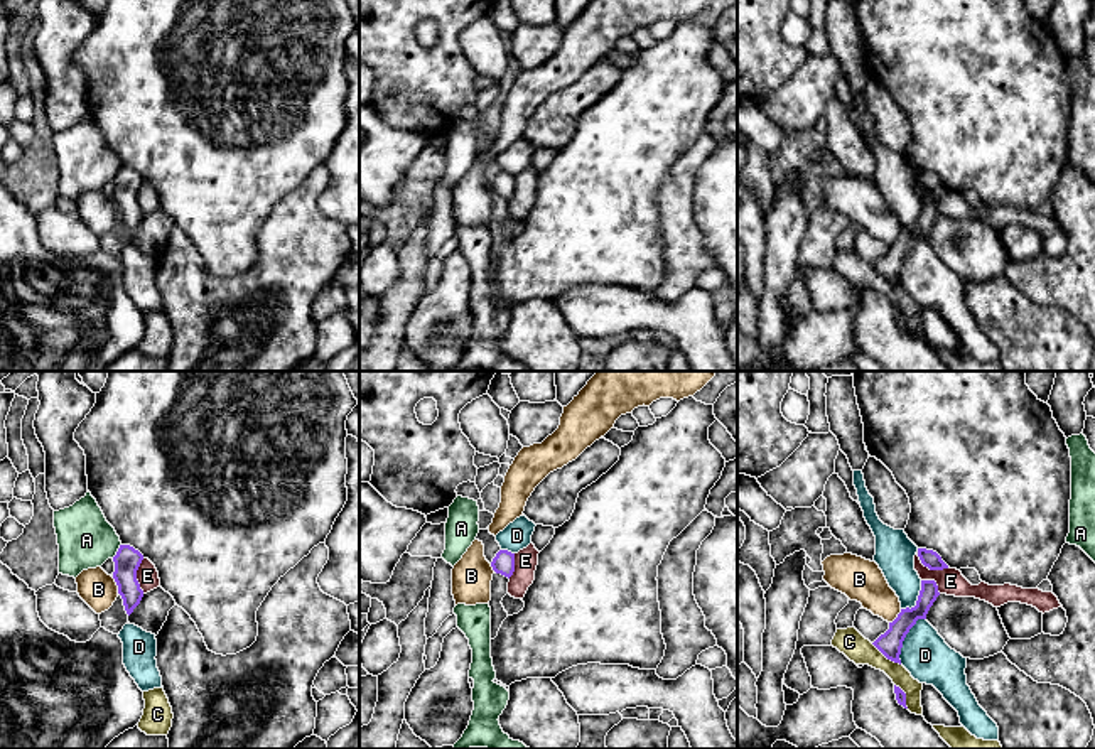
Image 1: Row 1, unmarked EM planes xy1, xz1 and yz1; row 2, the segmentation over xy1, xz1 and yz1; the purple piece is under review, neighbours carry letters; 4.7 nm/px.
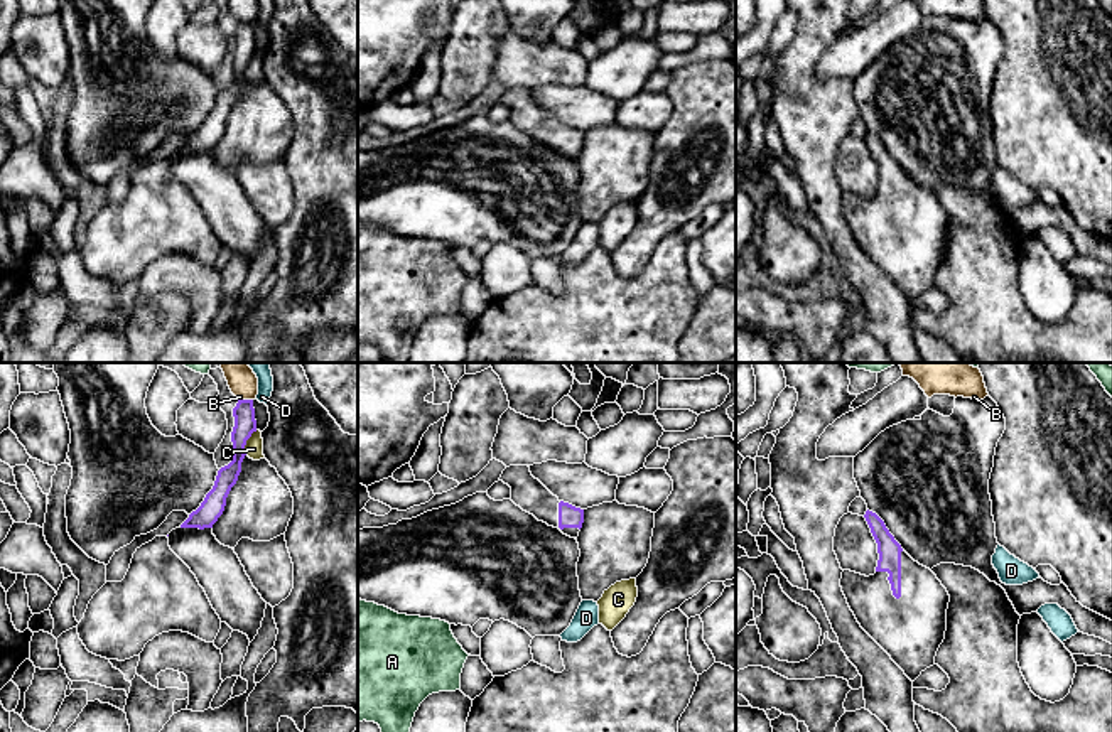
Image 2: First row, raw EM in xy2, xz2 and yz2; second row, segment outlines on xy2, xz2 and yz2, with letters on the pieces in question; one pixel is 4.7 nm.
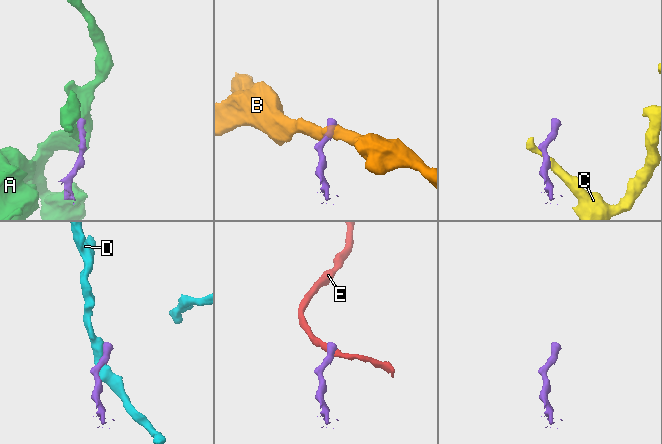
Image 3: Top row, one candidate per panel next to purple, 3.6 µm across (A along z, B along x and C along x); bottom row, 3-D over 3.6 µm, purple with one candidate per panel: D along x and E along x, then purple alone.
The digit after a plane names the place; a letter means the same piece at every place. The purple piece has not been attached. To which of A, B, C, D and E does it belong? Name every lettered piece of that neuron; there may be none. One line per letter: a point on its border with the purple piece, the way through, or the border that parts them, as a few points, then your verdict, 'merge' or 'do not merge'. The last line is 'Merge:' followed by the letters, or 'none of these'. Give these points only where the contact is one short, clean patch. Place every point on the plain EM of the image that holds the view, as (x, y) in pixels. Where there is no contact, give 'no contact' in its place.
A: meets purple in xy1 at (118, 172); border along xy1 (120, 166), (112, 179); do not merge
B: meets purple in xy1 at (117, 206); border along xy1 (112, 199), (118, 215); do not merge
C: meets purple in yz1 at (886, 279); border along yz1 (871, 265), (900, 287); do not merge
D: meets purple in yz1 at (905, 258); do not merge
E: meets purple in yz1 at (930, 191); border along yz1 (916, 174), (918, 181), (930, 191), (949, 189); do not merge
Merge: none of these

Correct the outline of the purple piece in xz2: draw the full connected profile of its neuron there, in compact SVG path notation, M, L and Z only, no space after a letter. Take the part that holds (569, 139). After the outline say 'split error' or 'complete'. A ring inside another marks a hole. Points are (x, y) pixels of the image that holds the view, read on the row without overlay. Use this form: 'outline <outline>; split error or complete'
outline M510 88L499 103L511 110L511 123L538 143L575 160L584 145L584 132L560 123L530 94L528 88Z; split error

